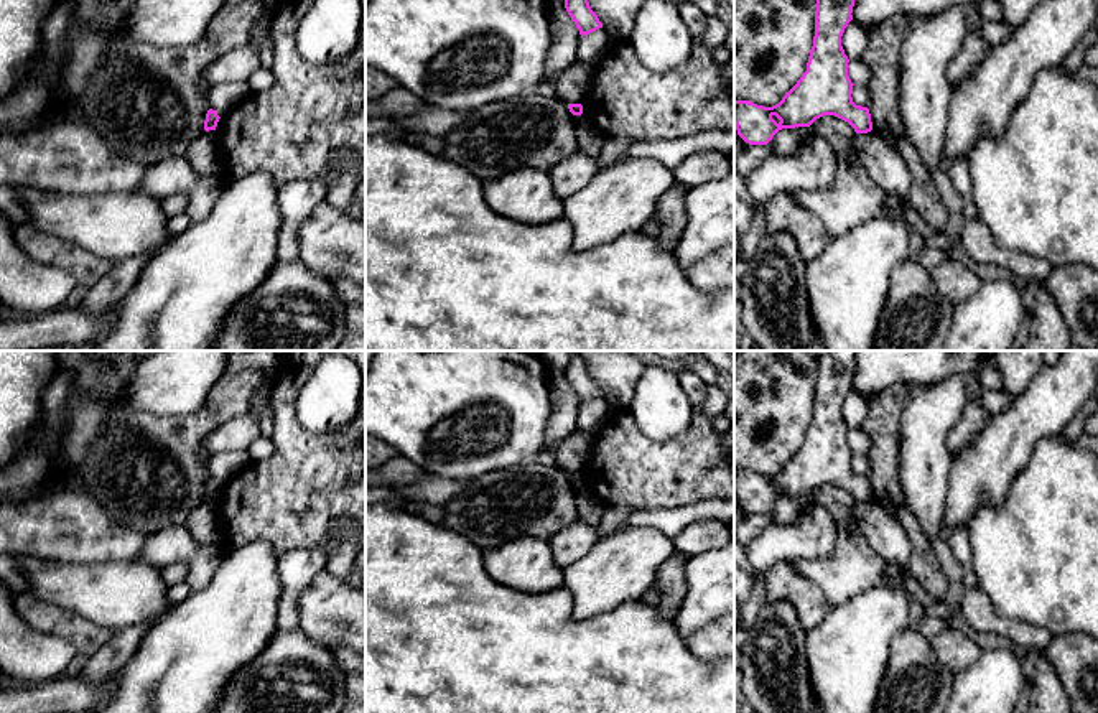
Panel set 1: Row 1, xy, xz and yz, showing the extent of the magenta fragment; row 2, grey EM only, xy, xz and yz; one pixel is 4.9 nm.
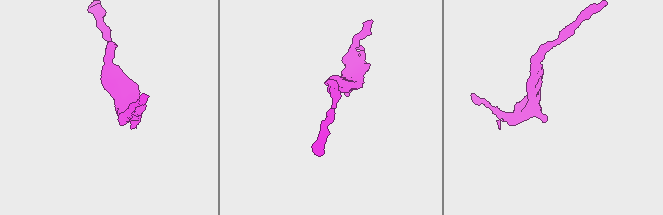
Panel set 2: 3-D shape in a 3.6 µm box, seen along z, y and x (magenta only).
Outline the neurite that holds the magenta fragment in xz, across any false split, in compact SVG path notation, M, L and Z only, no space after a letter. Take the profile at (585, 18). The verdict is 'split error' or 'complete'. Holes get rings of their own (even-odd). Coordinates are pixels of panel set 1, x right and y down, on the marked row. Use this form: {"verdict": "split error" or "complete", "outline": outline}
{"verdict": "complete", "outline": "M565 0L565 8L579 30L581 38L603 28L588 0Z"}

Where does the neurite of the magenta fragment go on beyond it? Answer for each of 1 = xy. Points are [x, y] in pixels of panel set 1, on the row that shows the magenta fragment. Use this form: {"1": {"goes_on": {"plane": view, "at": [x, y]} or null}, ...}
{"1": {"goes_on": null}}

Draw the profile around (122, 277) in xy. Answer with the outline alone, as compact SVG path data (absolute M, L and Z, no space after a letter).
M147 254L114 263L110 272L87 291L81 301L82 308L87 311L102 311L109 305L117 303L135 287L148 259L150 255Z

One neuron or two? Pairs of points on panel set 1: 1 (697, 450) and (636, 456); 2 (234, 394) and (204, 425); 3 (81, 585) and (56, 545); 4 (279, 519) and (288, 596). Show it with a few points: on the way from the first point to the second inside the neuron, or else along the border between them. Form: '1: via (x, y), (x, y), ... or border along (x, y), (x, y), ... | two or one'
1: via (682, 456), (651, 456) | one
2: via (226, 402), (211, 417) | one
3: border along (28, 555), (71, 563), (106, 562) | two
4: border along (321, 547), (297, 547), (279, 555) | two

